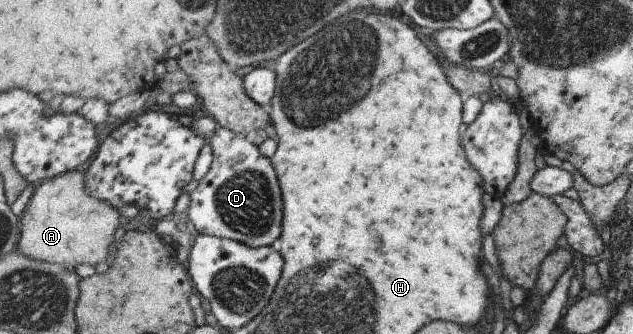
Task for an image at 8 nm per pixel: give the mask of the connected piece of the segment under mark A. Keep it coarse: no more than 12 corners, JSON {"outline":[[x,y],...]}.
{"outline":[[79,170],[42,181],[17,250],[72,269],[109,256],[119,209]]}

